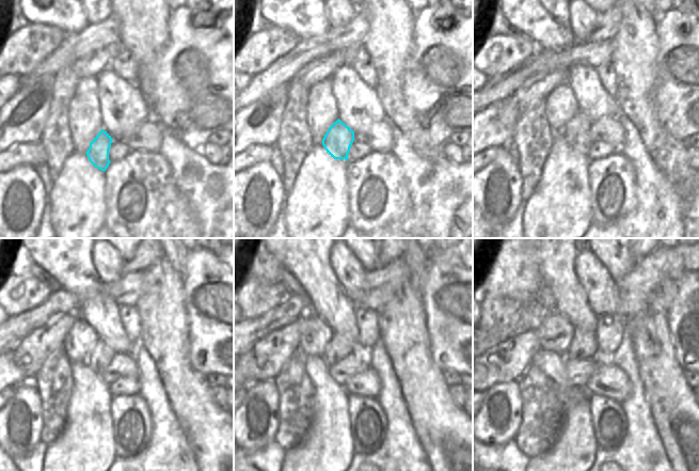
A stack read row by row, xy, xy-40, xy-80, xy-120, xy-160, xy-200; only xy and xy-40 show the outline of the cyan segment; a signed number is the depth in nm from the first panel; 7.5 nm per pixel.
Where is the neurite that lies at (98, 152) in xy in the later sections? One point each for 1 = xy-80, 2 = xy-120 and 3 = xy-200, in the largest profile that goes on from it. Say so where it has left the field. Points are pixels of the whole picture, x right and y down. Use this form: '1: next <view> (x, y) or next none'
1: next xy-80 (576, 131)
2: next xy-120 (99, 358)
3: next xy-200 (583, 345)

